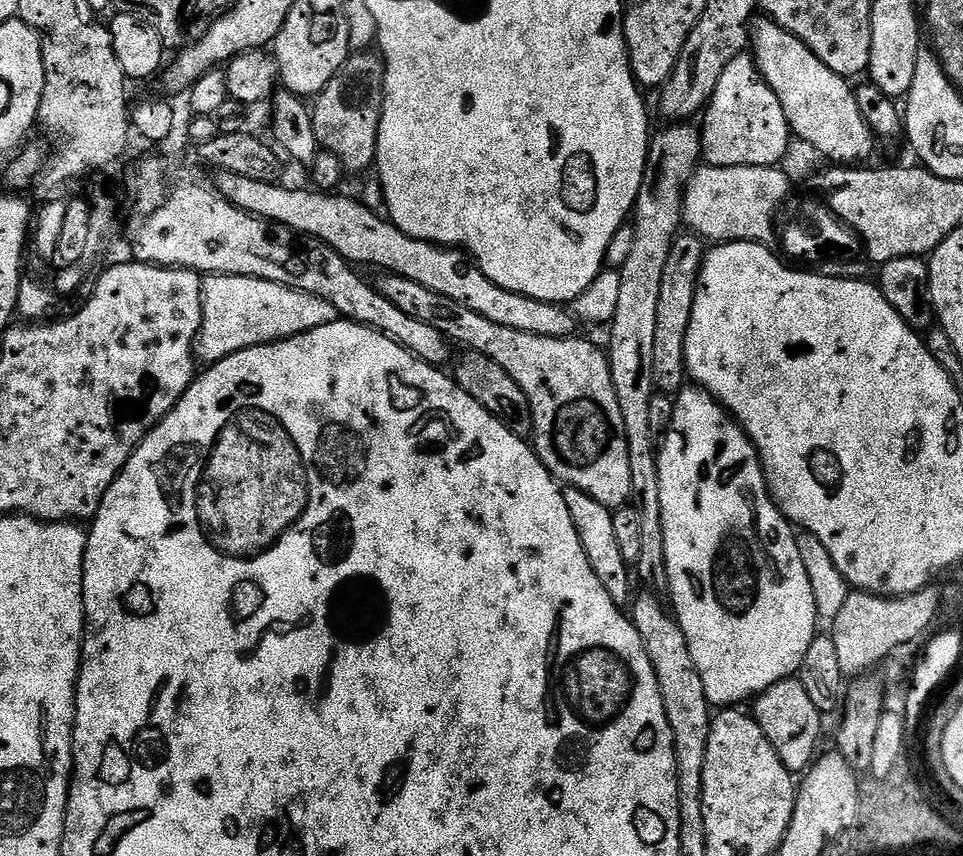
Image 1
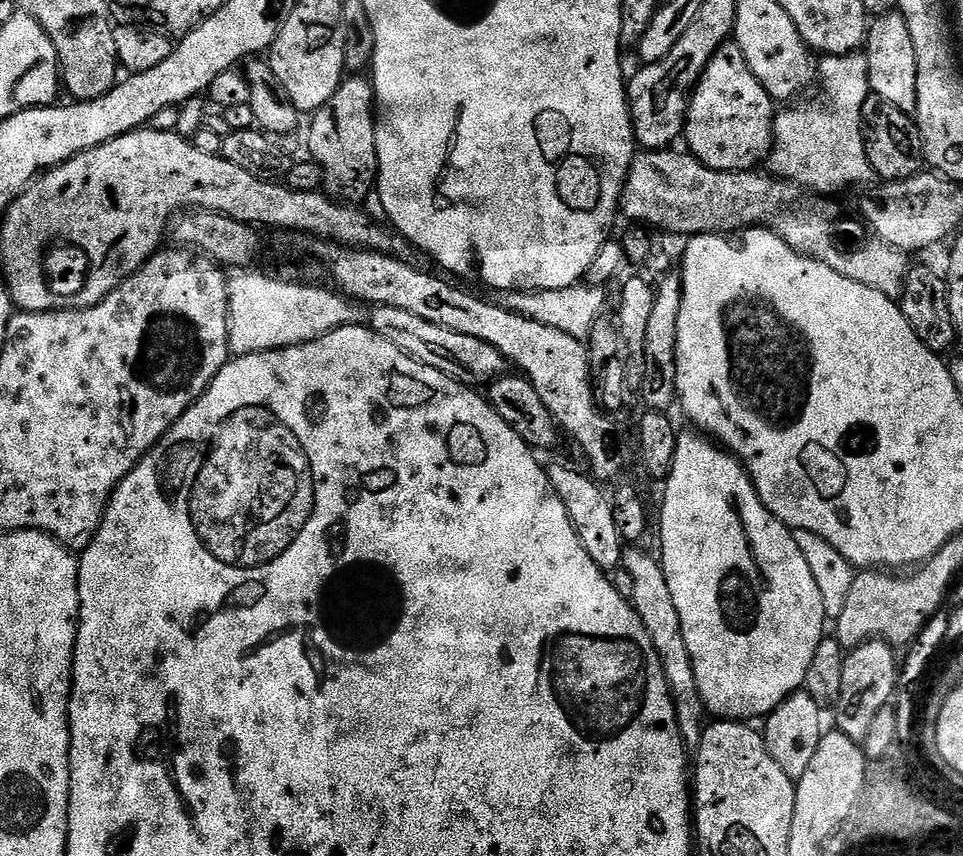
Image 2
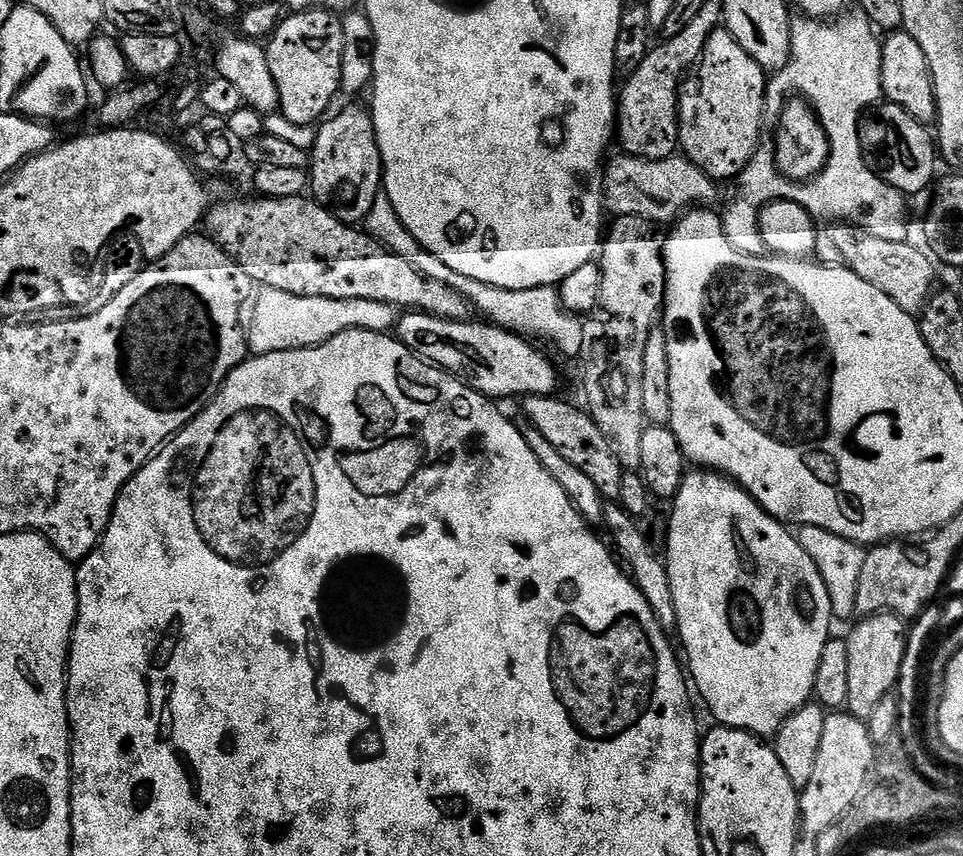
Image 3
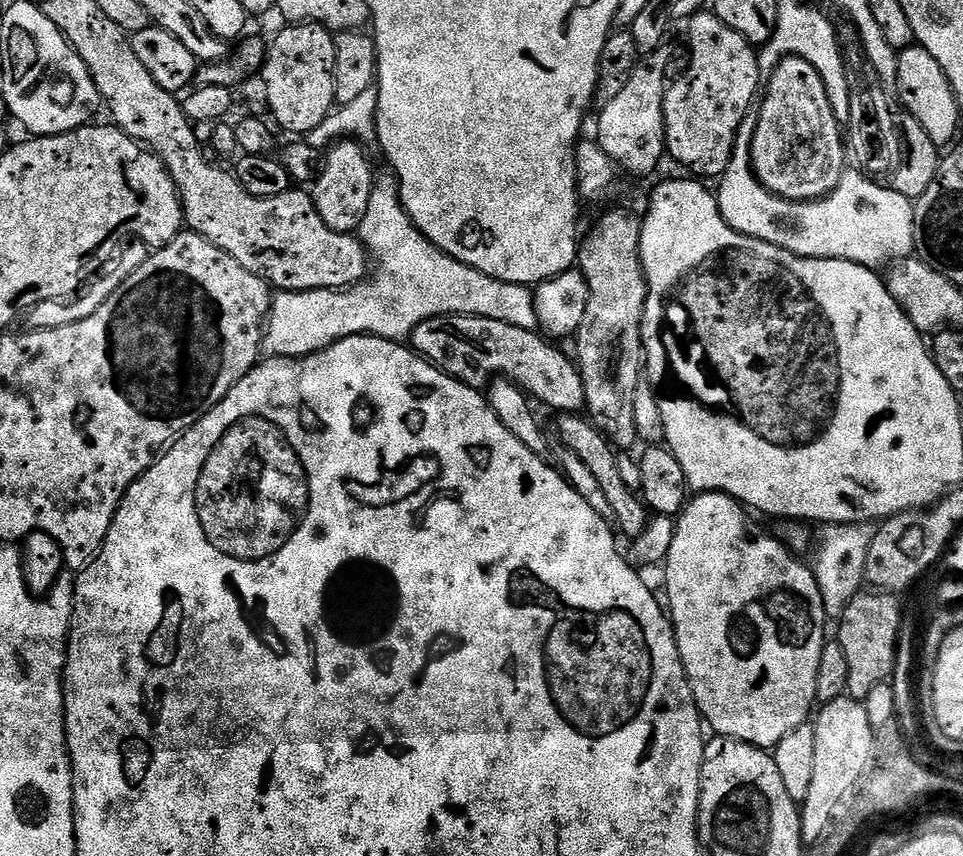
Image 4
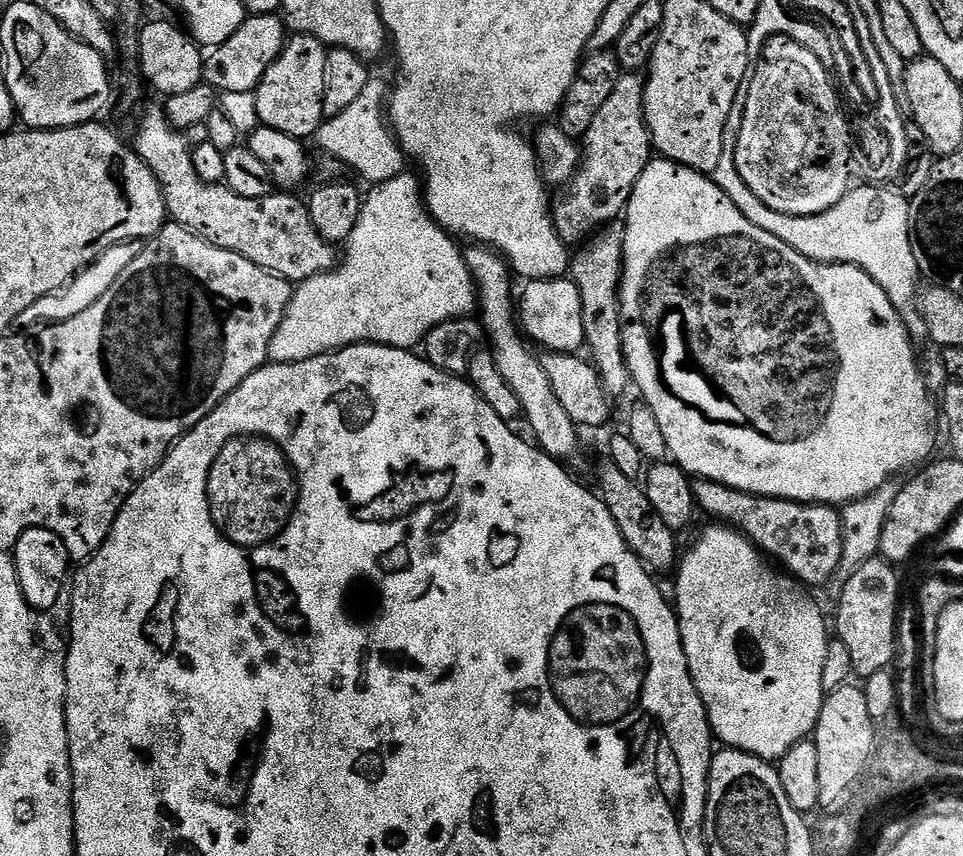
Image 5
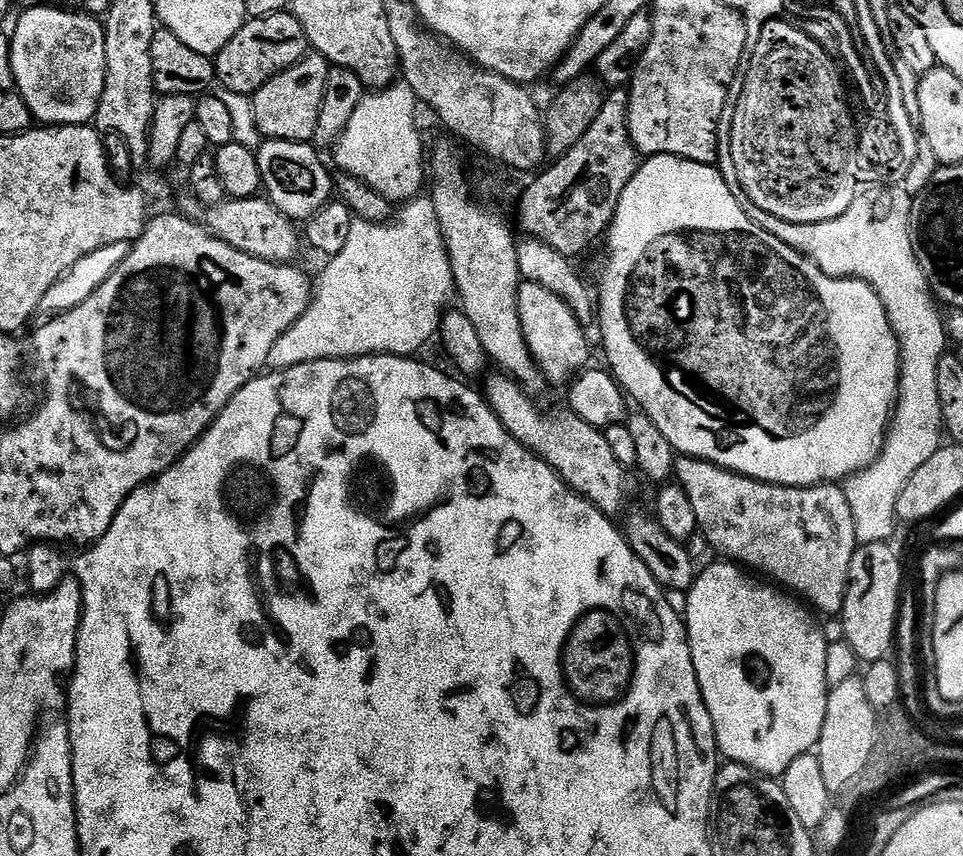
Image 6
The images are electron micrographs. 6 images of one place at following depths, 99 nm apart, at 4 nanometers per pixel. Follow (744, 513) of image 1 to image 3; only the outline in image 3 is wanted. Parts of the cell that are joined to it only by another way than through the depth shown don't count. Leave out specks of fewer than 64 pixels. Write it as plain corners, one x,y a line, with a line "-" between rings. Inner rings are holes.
692,470
687,473
680,487
680,493
671,501
672,521
668,524
668,577
670,578
670,594
674,594
674,610
676,611
676,632
684,643
683,655
686,657
686,668
690,673
691,683
700,691
706,707
712,711
717,725
725,728
737,728
743,732
751,732
761,738
775,737
776,731
803,704
813,699
814,674
818,674
818,662
822,658
822,646
833,635
834,617
830,606
830,594
826,590
826,582
822,582
822,574
818,574
818,566
810,559
810,554
802,550
799,539
792,536
787,527
775,520
764,507
744,491
739,484
727,476
711,470

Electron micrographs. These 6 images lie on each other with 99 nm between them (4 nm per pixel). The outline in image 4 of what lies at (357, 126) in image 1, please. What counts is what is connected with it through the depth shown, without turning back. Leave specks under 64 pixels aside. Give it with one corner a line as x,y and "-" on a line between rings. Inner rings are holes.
354,140
339,141
327,149
319,175
310,188
310,195
322,222
335,232
355,233
362,218
366,218
366,206
370,206
370,194
374,183
372,164
364,157
365,145

